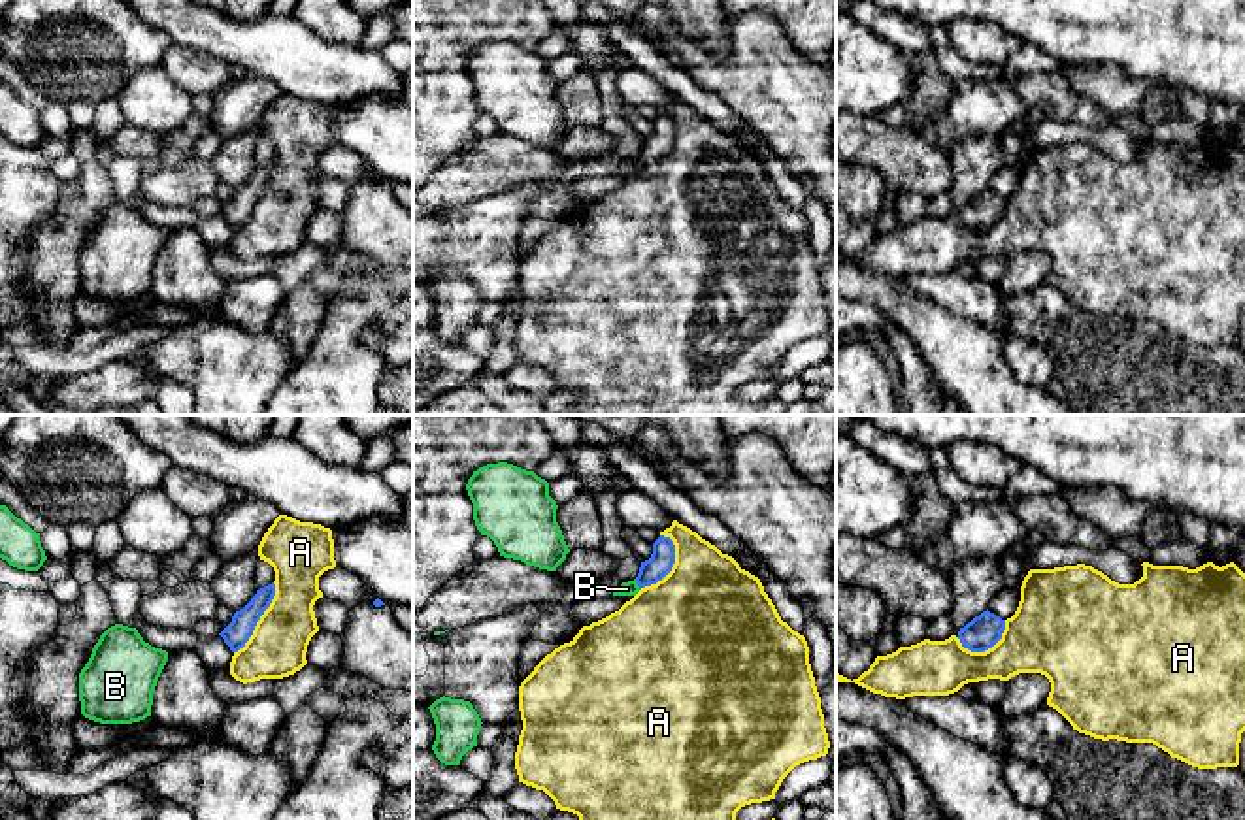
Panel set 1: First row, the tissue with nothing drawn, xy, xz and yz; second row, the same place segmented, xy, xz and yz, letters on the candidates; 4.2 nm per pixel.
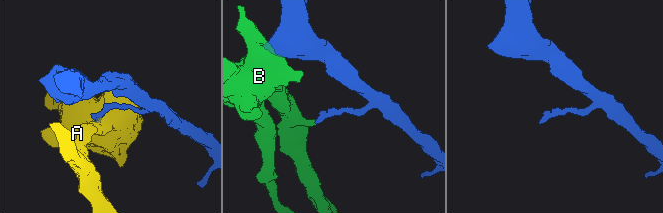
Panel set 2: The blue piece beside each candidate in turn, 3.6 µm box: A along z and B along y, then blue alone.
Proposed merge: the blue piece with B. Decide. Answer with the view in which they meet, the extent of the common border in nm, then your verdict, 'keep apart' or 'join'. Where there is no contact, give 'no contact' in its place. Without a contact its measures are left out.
meets blue in xz; contact 50 nm long; keep apart

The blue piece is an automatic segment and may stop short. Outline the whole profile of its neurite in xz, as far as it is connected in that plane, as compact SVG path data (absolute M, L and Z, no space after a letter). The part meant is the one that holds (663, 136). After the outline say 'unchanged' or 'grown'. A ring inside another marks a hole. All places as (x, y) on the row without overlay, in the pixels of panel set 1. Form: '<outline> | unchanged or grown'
M660 113L653 121L653 132L649 138L641 139L636 160L641 166L656 162L662 158L675 141L675 123L670 115Z | unchanged

